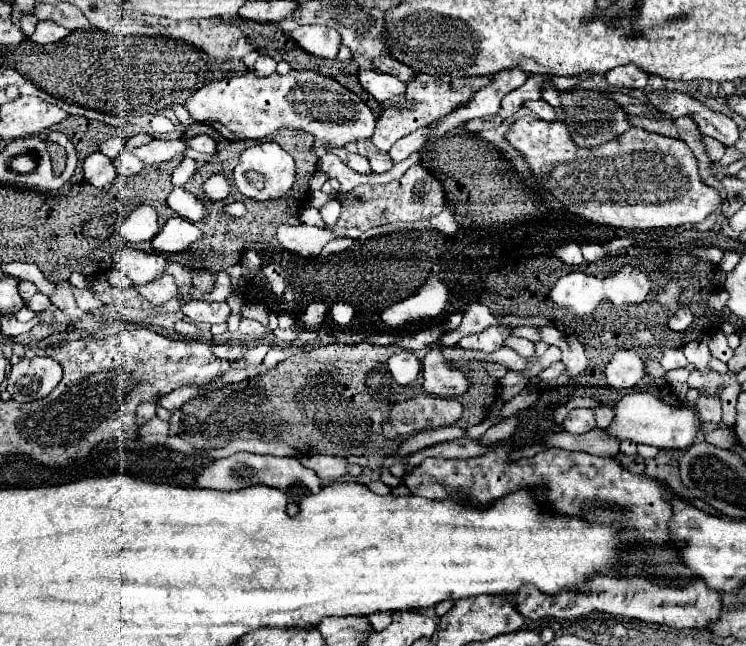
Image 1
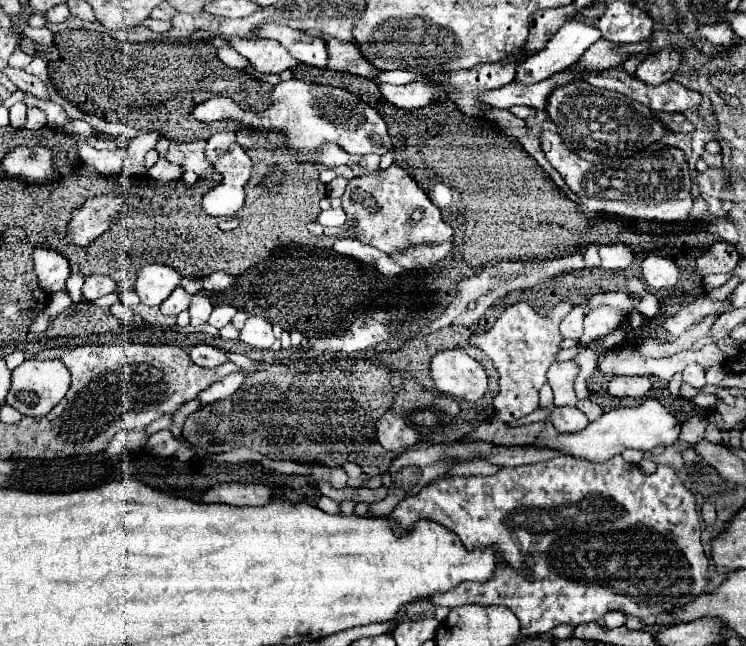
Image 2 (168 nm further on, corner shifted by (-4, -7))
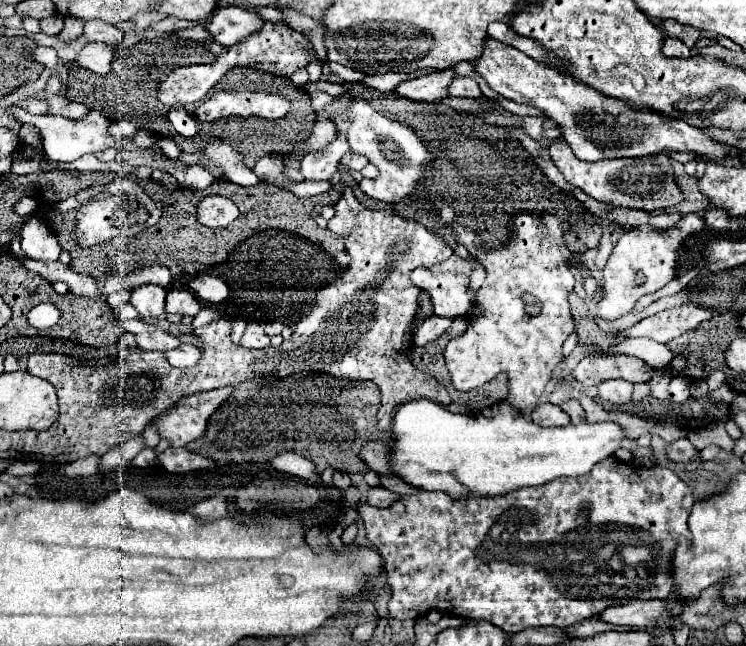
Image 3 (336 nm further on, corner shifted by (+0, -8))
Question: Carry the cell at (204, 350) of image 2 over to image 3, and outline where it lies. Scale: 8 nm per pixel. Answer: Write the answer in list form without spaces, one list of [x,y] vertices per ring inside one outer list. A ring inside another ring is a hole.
[[[179,344],[175,350],[165,352],[165,358],[169,360],[169,364],[173,366],[195,366],[195,362],[199,362],[199,348],[193,344]]]

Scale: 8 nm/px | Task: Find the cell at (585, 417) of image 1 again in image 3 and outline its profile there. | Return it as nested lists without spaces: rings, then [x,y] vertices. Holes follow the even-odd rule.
[[[549,402],[537,404],[531,412],[531,420],[539,426],[569,426],[571,424],[569,416],[559,406]]]

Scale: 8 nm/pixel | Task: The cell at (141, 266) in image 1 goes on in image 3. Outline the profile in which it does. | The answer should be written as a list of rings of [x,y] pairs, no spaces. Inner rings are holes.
[[[155,284],[139,286],[131,292],[131,304],[139,312],[141,320],[157,318],[165,314],[165,290]]]

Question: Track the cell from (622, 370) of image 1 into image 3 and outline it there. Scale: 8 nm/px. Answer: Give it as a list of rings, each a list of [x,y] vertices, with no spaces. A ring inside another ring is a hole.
[[[605,380],[597,386],[599,396],[611,404],[627,404],[631,400],[633,384],[627,380]]]

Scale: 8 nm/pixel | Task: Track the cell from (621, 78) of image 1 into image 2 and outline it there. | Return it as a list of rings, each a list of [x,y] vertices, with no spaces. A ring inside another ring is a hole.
[[[667,47],[655,55],[651,53],[645,61],[641,61],[635,71],[635,77],[649,85],[665,83],[671,79],[671,75],[679,67],[679,63],[681,63],[681,53],[677,49]]]

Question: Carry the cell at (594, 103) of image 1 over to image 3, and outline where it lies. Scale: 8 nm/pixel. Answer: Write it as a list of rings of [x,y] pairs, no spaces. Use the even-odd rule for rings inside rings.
[[[485,40],[485,52],[481,52],[481,56],[477,56],[477,60],[471,60],[475,72],[485,78],[485,82],[489,84],[489,88],[493,92],[497,92],[499,96],[507,98],[507,100],[515,100],[519,104],[529,104],[535,106],[539,110],[545,112],[547,118],[551,118],[563,132],[567,144],[571,146],[573,154],[579,160],[587,160],[587,162],[597,162],[597,160],[605,160],[605,158],[641,158],[641,156],[655,156],[655,154],[663,154],[663,152],[693,152],[697,158],[695,160],[703,160],[703,162],[725,162],[729,156],[729,148],[717,140],[713,140],[711,136],[707,136],[701,128],[693,128],[683,120],[673,120],[673,118],[665,118],[657,112],[635,112],[631,110],[625,102],[615,100],[615,98],[607,98],[599,92],[595,92],[593,88],[575,82],[571,76],[563,76],[559,70],[549,68],[545,64],[537,64],[537,60],[525,56],[523,52],[505,46],[497,40]]]

